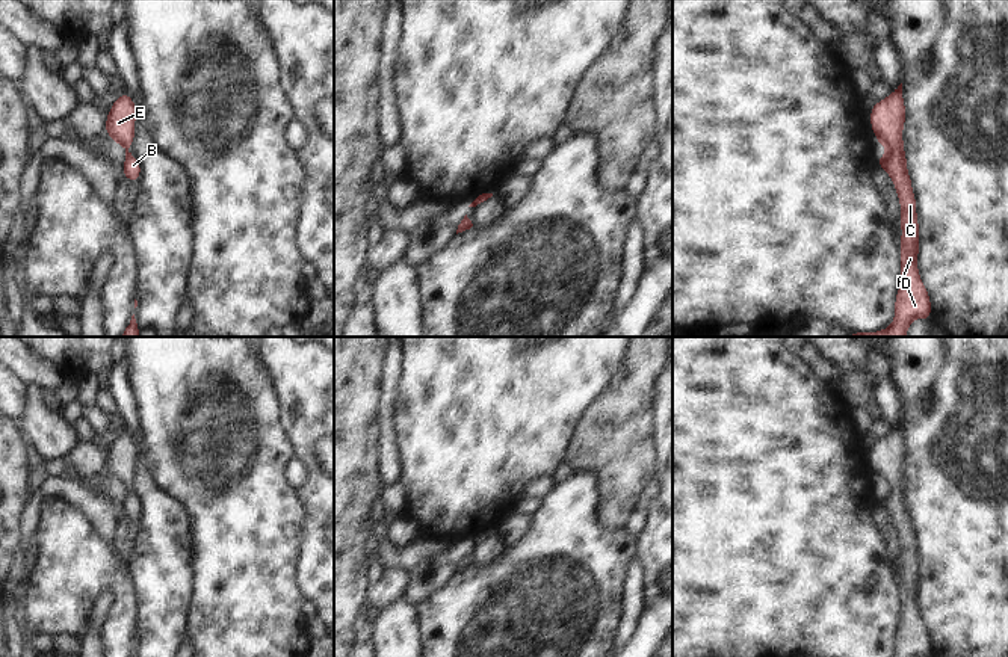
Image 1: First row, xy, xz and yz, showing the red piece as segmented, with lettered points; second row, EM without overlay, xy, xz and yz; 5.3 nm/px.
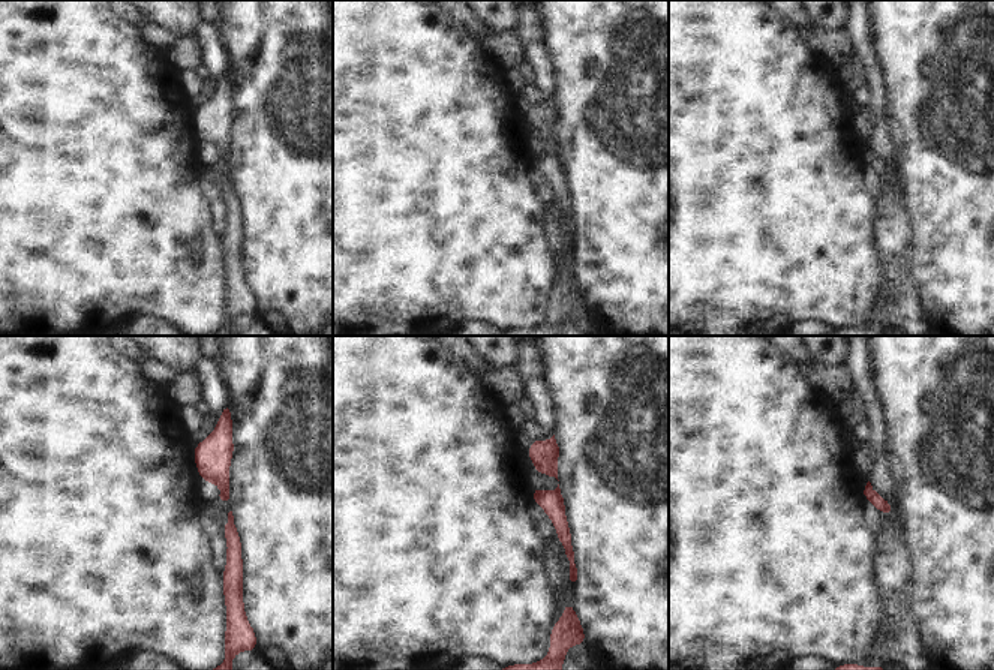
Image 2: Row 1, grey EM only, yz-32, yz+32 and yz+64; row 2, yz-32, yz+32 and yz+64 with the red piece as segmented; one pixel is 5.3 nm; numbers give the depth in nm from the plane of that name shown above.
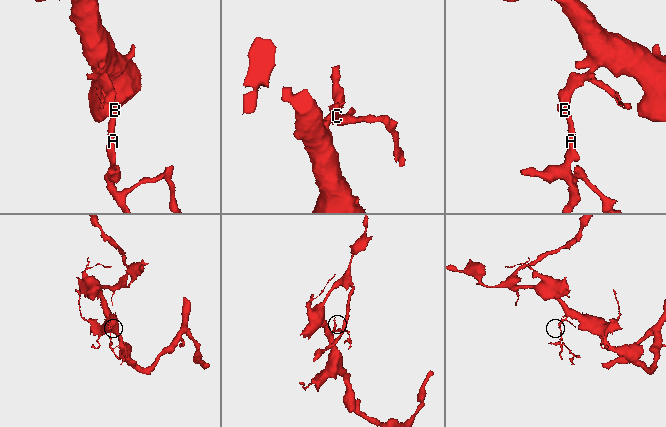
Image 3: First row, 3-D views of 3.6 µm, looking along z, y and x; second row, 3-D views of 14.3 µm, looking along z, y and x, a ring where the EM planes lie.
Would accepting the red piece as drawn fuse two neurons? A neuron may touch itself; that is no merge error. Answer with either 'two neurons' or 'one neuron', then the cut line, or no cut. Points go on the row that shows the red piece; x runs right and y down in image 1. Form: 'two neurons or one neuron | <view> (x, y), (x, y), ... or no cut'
one neuron | no cut

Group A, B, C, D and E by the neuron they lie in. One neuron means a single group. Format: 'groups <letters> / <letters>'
groups A B C D E

